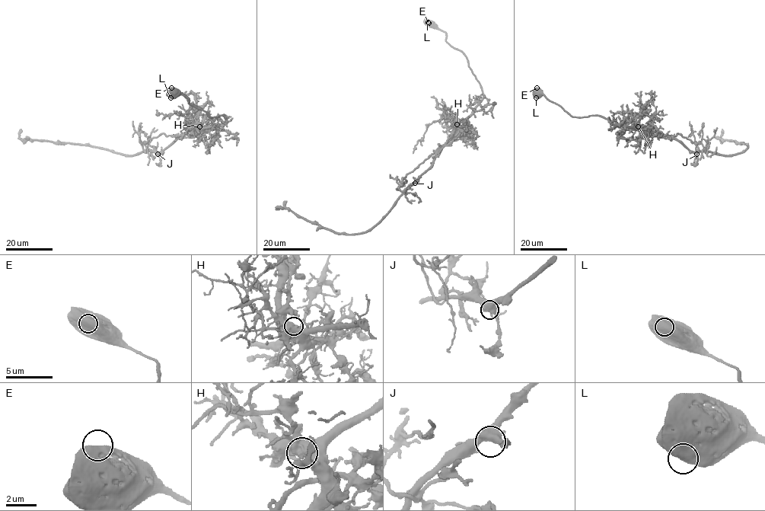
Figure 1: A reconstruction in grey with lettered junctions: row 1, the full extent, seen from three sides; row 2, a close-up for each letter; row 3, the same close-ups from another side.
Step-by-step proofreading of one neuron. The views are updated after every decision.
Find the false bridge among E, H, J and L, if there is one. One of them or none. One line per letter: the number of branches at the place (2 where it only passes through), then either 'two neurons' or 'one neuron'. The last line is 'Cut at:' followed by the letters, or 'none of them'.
E: 1 | one neuron
H: 2 | two neurons
J: 3 | one neuron
L: 1 | one neuron
Cut at: H

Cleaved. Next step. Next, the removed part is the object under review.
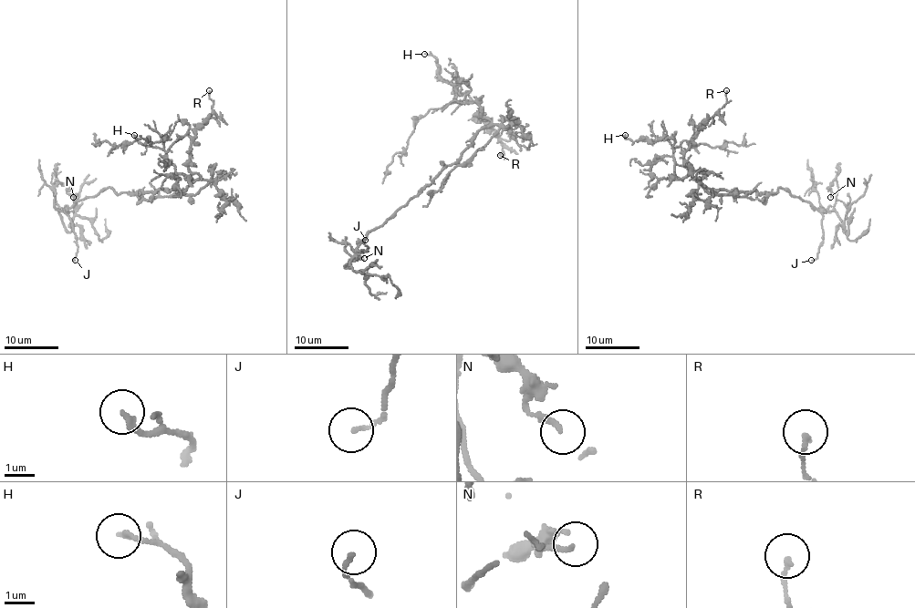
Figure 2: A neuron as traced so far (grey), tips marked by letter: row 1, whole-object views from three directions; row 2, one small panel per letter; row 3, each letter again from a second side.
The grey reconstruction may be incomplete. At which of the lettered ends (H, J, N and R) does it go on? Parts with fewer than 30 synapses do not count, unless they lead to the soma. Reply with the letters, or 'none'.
none

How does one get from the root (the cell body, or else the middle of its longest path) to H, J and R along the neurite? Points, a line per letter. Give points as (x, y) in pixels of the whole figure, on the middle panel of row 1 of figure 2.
H: (444, 168), (461, 158), (490, 121), (474, 102), (454, 101), (454, 87), (438, 74), (438, 60), (424, 54)
J: (444, 168), (430, 184), (375, 227), (358, 246), (358, 250), (368, 250), (364, 243), (365, 240)
R: (444, 168), (455, 162), (470, 139), (490, 122), (480, 113), (503, 145), (504, 155), (500, 155)

